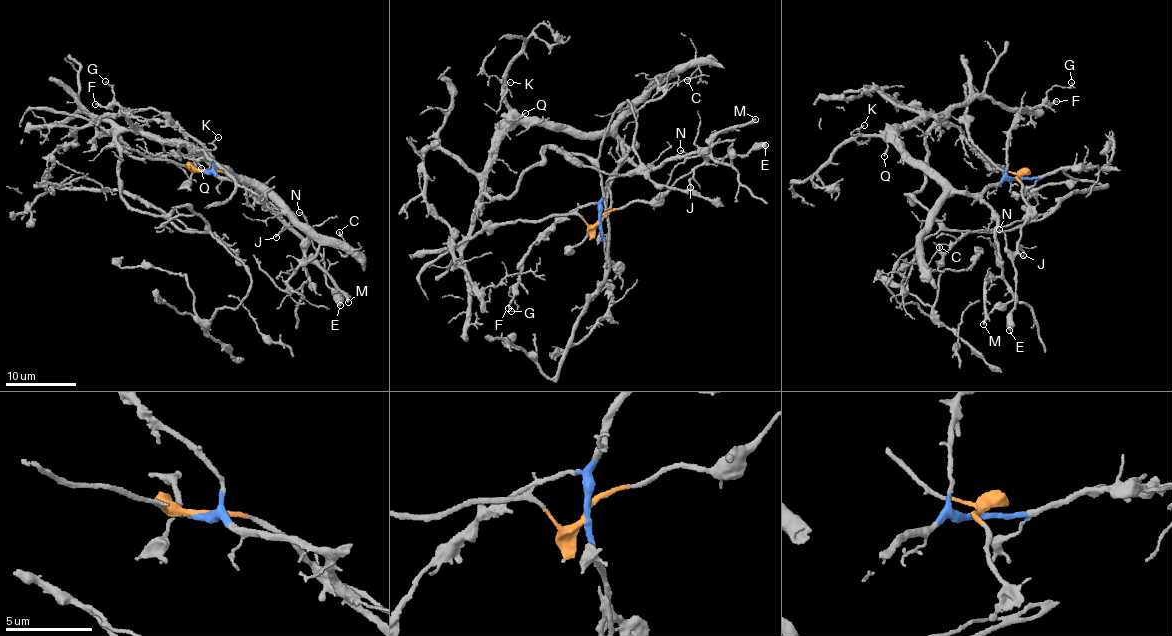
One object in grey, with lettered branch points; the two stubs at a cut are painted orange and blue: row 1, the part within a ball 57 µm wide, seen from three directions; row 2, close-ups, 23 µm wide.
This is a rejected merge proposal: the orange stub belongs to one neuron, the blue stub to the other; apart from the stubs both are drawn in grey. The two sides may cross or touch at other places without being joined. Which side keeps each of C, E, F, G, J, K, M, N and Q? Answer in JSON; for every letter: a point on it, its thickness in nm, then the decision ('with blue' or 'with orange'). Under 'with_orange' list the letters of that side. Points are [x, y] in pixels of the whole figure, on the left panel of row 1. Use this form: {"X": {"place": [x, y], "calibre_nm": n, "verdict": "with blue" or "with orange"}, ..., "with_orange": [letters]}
{"C": {"place": [339, 232], "calibre_nm": 140, "verdict": "with blue"}, "E": {"place": [340, 305], "calibre_nm": 550, "verdict": "with orange"}, "F": {"place": [95, 104], "calibre_nm": 190, "verdict": "with blue"}, "G": {"place": [105, 81], "calibre_nm": 110, "verdict": "with blue"}, "J": {"place": [276, 237], "calibre_nm": 140, "verdict": "with orange"}, "K": {"place": [218, 137], "calibre_nm": 100, "verdict": "with blue"}, "M": {"place": [348, 302], "calibre_nm": 190, "verdict": "with blue"}, "N": {"place": [299, 212], "calibre_nm": 140, "verdict": "with orange"}, "Q": {"place": [201, 168], "calibre_nm": 140, "verdict": "with blue"}, "with_orange": ["E", "J", "N"]}

